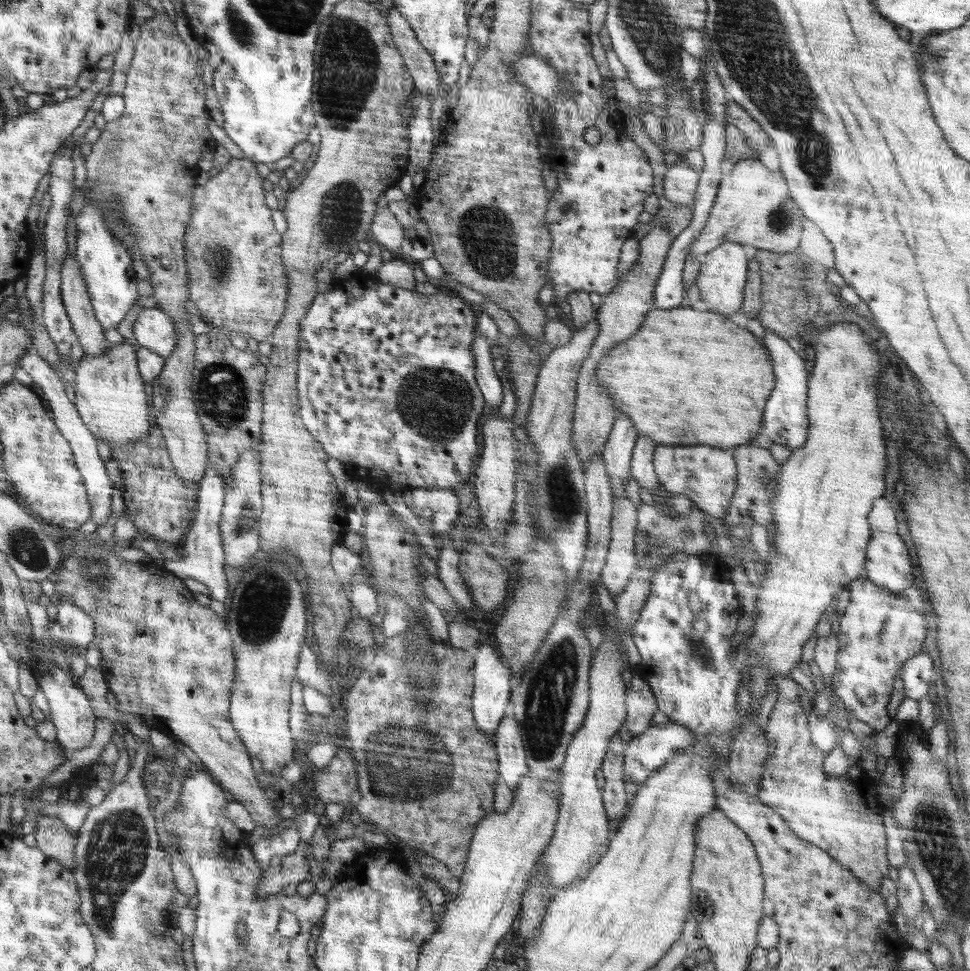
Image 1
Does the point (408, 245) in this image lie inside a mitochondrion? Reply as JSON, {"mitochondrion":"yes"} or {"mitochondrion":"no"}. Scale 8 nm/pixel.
{"mitochondrion":"no"}

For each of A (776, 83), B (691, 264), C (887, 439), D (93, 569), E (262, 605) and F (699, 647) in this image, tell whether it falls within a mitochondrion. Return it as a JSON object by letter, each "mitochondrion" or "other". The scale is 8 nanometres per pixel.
{"A":"mitochondrion","B":"other","C":"other","D":"mitochondrion","E":"mitochondrion","F":"mitochondrion"}

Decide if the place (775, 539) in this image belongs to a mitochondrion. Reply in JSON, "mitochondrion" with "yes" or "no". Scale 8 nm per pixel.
{"mitochondrion":"no"}

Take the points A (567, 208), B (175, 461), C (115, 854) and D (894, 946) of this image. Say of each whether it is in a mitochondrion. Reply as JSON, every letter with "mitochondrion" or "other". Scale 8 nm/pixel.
{"A":"other","B":"other","C":"mitochondrion","D":"other"}

